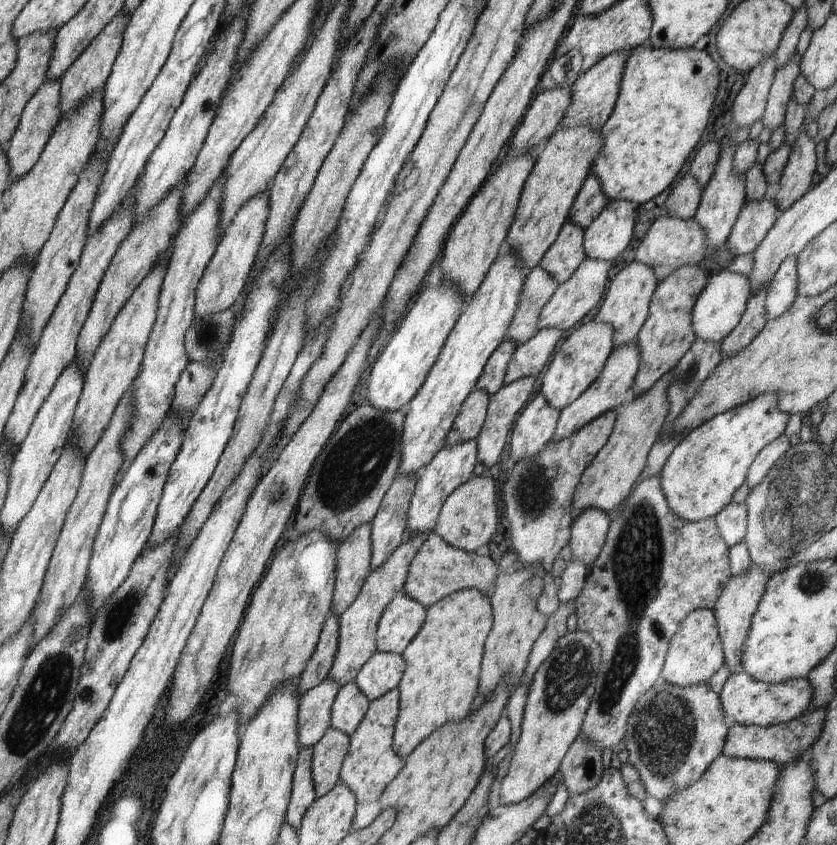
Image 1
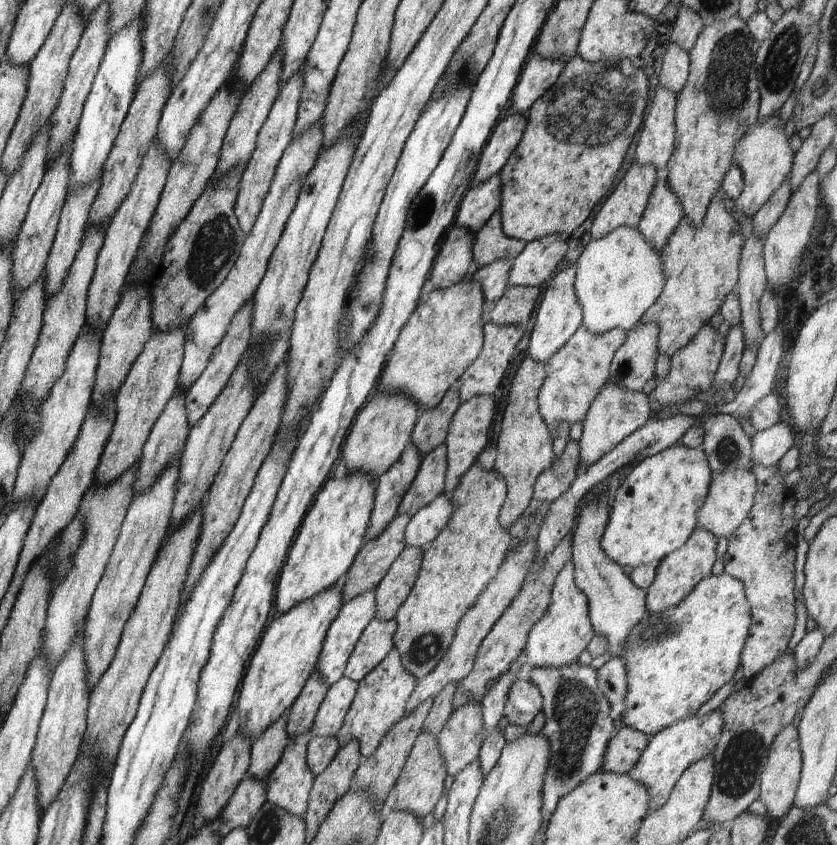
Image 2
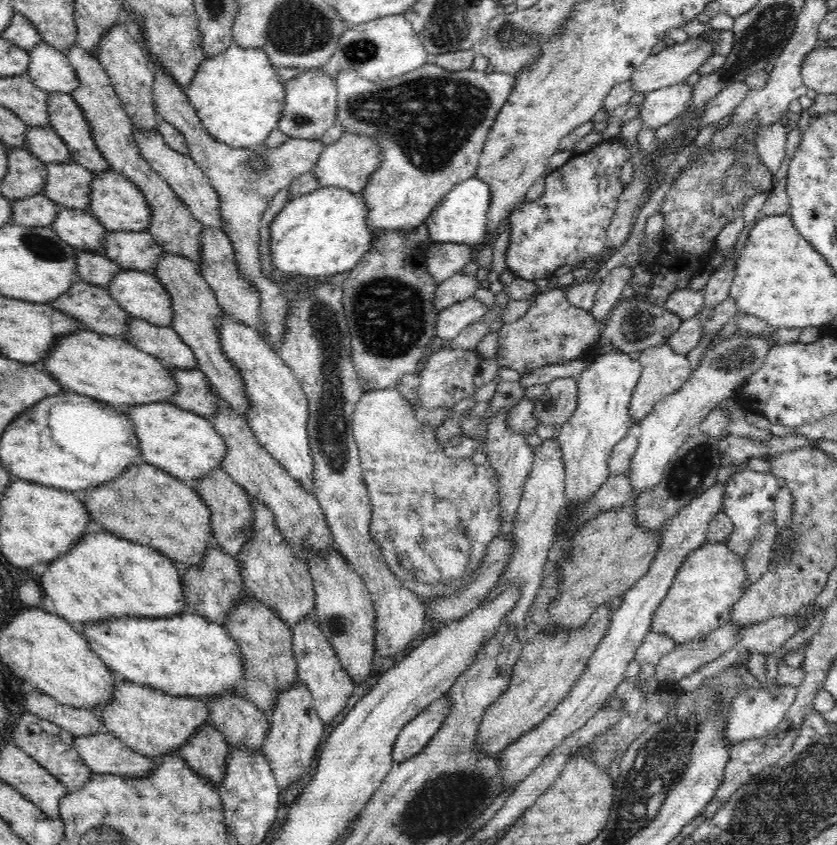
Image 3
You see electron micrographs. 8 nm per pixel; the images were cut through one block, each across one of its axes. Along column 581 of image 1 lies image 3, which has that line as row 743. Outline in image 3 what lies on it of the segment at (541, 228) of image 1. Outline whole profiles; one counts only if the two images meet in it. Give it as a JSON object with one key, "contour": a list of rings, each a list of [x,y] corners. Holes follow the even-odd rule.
{"contour":[[[127,681],[117,682],[113,696],[114,702],[96,706],[95,711],[104,723],[106,732],[112,733],[138,754],[149,758],[178,753],[188,738],[210,721],[208,705],[203,699],[172,697],[160,690]]]}

